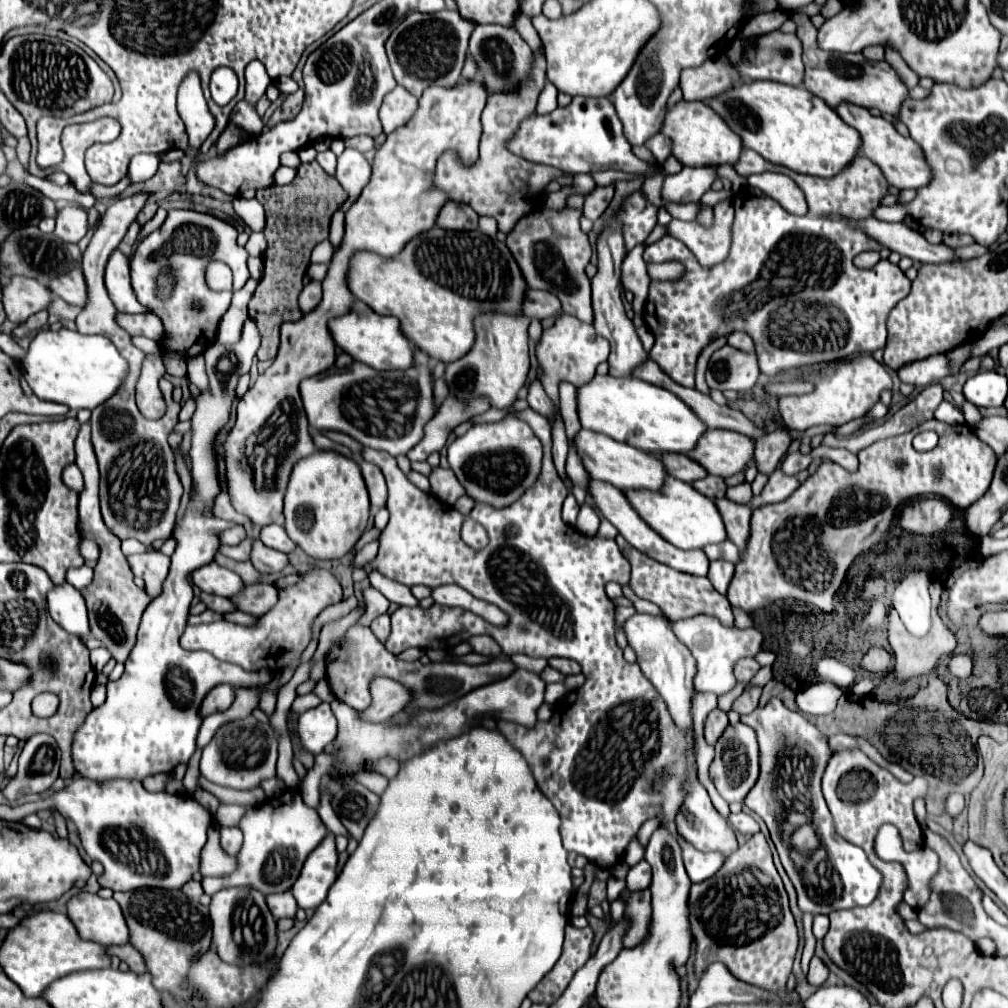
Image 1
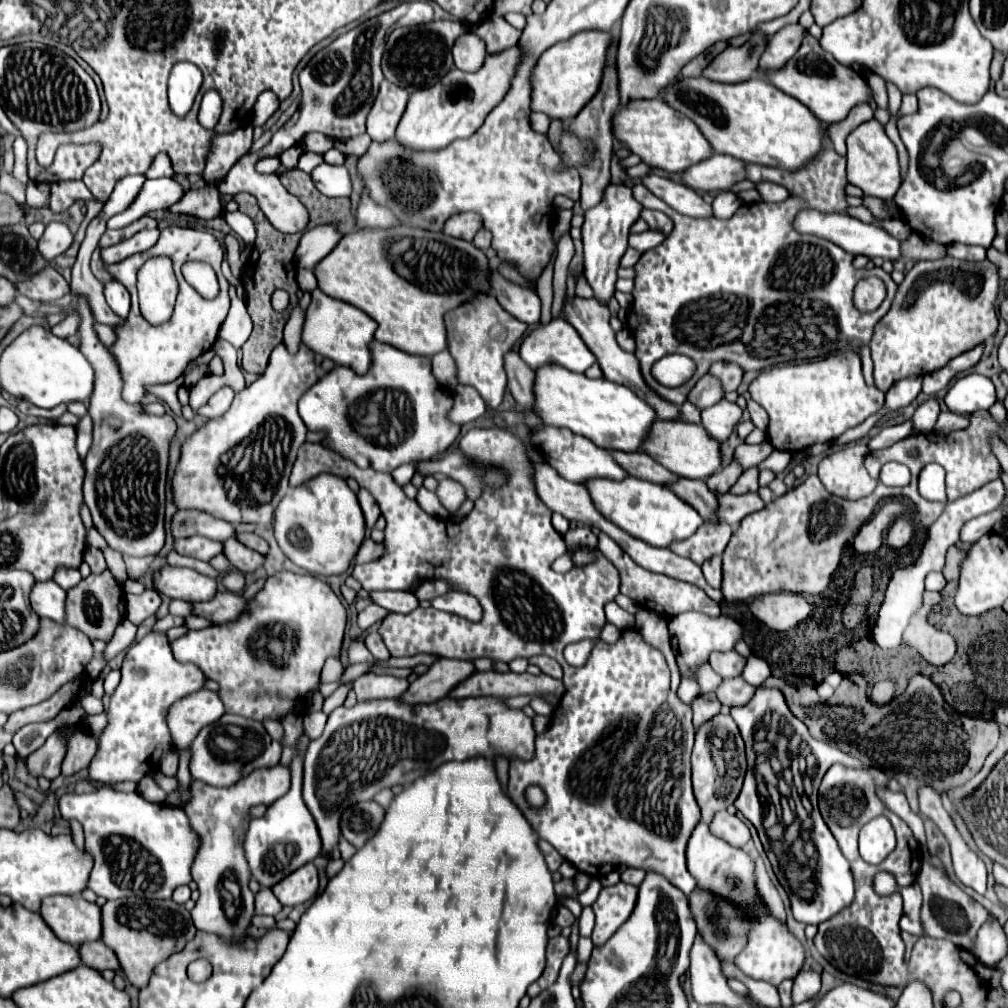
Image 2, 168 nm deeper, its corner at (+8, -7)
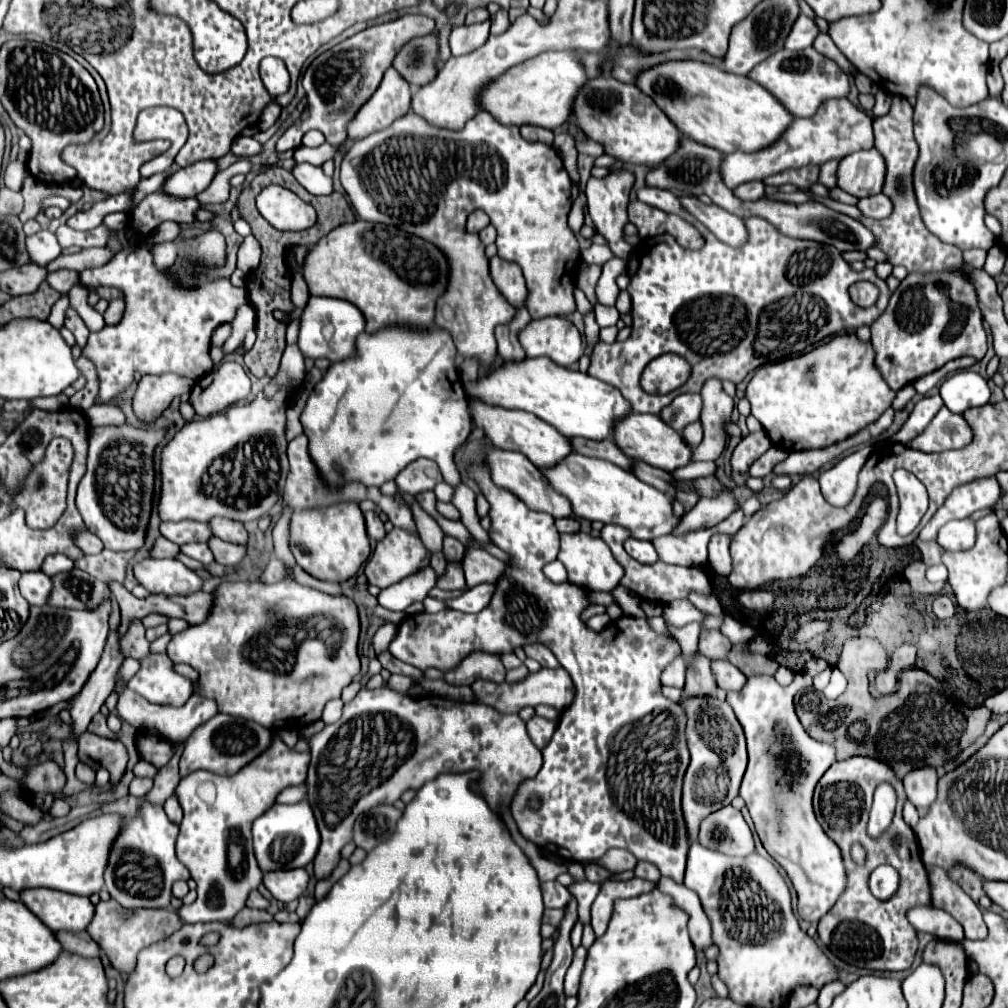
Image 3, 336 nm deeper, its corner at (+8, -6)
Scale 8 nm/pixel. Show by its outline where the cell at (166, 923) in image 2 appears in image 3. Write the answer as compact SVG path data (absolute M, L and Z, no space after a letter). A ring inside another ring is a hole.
M109 899L109 901L99 901L95 905L95 915L93 915L93 919L85 931L99 945L103 955L107 955L107 959L111 961L111 965L115 969L129 973L131 967L135 967L137 953L143 947L149 947L151 943L165 939L167 935L173 935L173 931L177 931L179 927L181 927L181 919L171 909L129 911L125 907L119 907L119 903L115 903L113 899Z

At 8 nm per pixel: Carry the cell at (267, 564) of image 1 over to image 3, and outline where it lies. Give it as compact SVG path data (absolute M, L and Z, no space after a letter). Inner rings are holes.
M211 537L207 543L209 543L209 549L211 549L215 561L221 565L227 565L227 567L235 567L245 555L243 545L235 545L235 543L217 539L217 537Z

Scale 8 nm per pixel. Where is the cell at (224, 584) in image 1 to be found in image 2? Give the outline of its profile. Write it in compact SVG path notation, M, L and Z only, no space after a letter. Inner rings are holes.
M163 566L153 580L155 588L165 596L187 602L207 602L217 594L217 582L191 568Z

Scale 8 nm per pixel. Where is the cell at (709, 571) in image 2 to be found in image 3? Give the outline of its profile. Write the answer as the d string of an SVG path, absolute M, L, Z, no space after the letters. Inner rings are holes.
M713 535L709 541L709 561L717 575L729 575L731 573L731 555L729 555L729 535Z

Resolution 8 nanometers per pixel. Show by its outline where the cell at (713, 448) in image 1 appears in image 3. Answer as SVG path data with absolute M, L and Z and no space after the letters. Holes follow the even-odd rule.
M629 413L623 419L615 421L613 425L613 433L611 439L615 441L617 447L621 447L621 451L631 457L631 459L639 459L645 461L653 467L659 467L663 471L675 471L683 465L687 465L691 461L691 449L687 447L687 443L683 441L681 433L673 431L671 427L667 427L659 415L639 415L639 413Z

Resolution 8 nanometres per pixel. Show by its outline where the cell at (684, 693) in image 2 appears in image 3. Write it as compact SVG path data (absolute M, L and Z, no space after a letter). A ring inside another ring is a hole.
M677 657L663 673L661 673L661 683L663 685L671 685L671 687L677 687L677 689L683 689L685 687L685 669L687 669L687 663L683 657Z

